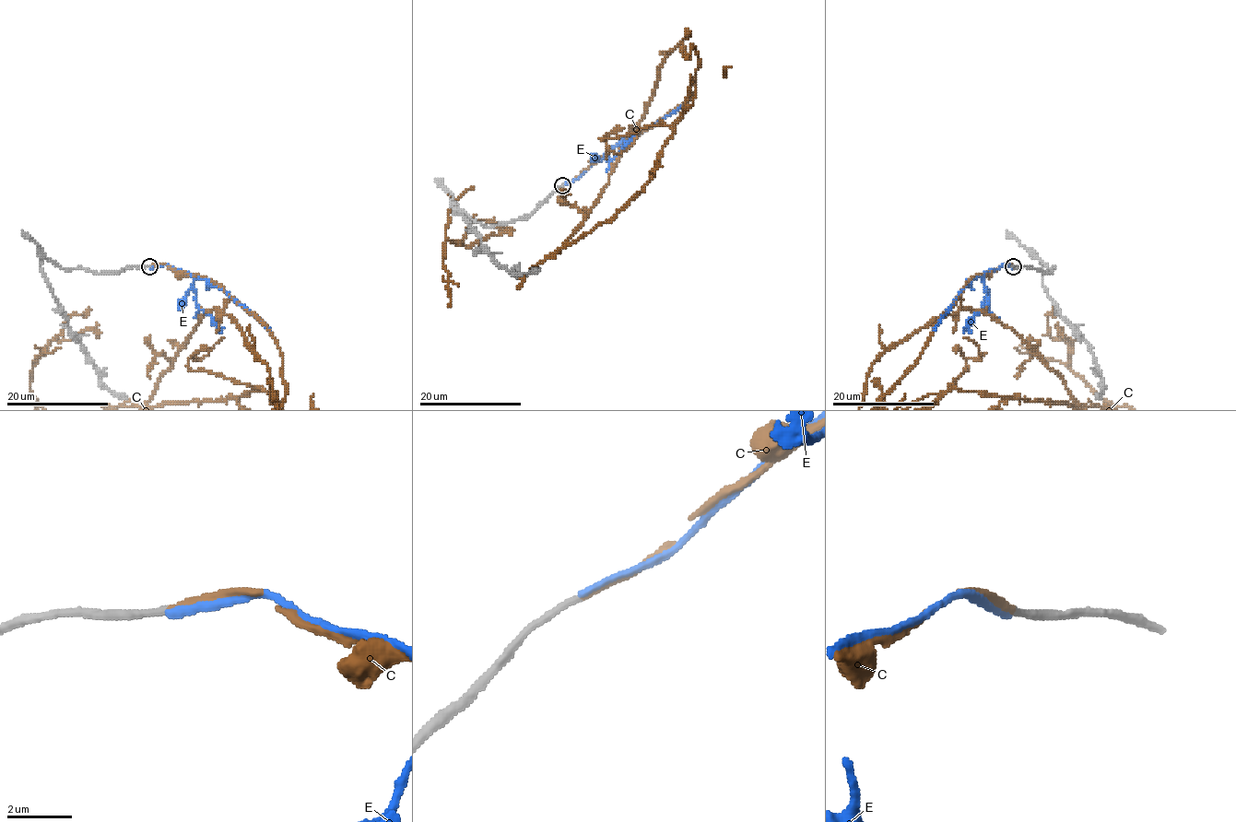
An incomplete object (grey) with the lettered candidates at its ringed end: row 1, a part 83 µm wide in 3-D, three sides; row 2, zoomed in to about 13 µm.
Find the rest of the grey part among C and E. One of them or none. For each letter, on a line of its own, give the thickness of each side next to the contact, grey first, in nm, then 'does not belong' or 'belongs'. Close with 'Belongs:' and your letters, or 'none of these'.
C: calibres 220 and 190 nm; belongs
E: calibres 220 and 220 nm; does not belong
Belongs: C

